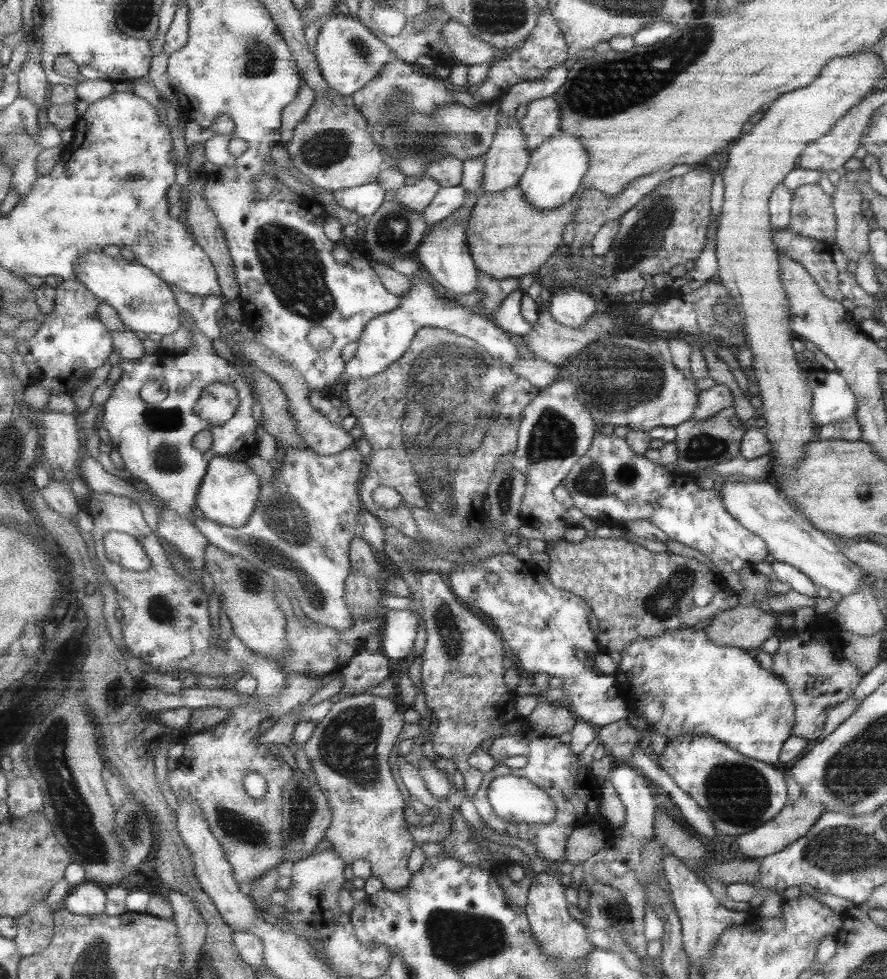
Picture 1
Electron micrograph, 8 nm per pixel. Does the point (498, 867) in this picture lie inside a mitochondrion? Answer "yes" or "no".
no

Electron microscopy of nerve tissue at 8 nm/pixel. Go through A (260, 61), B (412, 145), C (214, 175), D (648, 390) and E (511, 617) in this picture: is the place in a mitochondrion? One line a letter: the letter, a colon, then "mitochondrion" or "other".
A: mitochondrion
B: mitochondrion
C: other
D: mitochondrion
E: other

